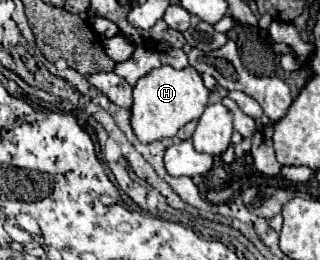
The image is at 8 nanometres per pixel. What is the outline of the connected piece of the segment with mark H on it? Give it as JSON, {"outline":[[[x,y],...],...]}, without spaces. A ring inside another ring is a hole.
{"outline":[[[168,65],[158,67],[148,73],[134,85],[134,103],[130,109],[130,125],[140,143],[152,143],[166,137],[174,137],[180,127],[188,121],[198,119],[208,103],[208,89],[202,83],[202,77],[196,69],[188,67],[184,71],[176,71]]]}

